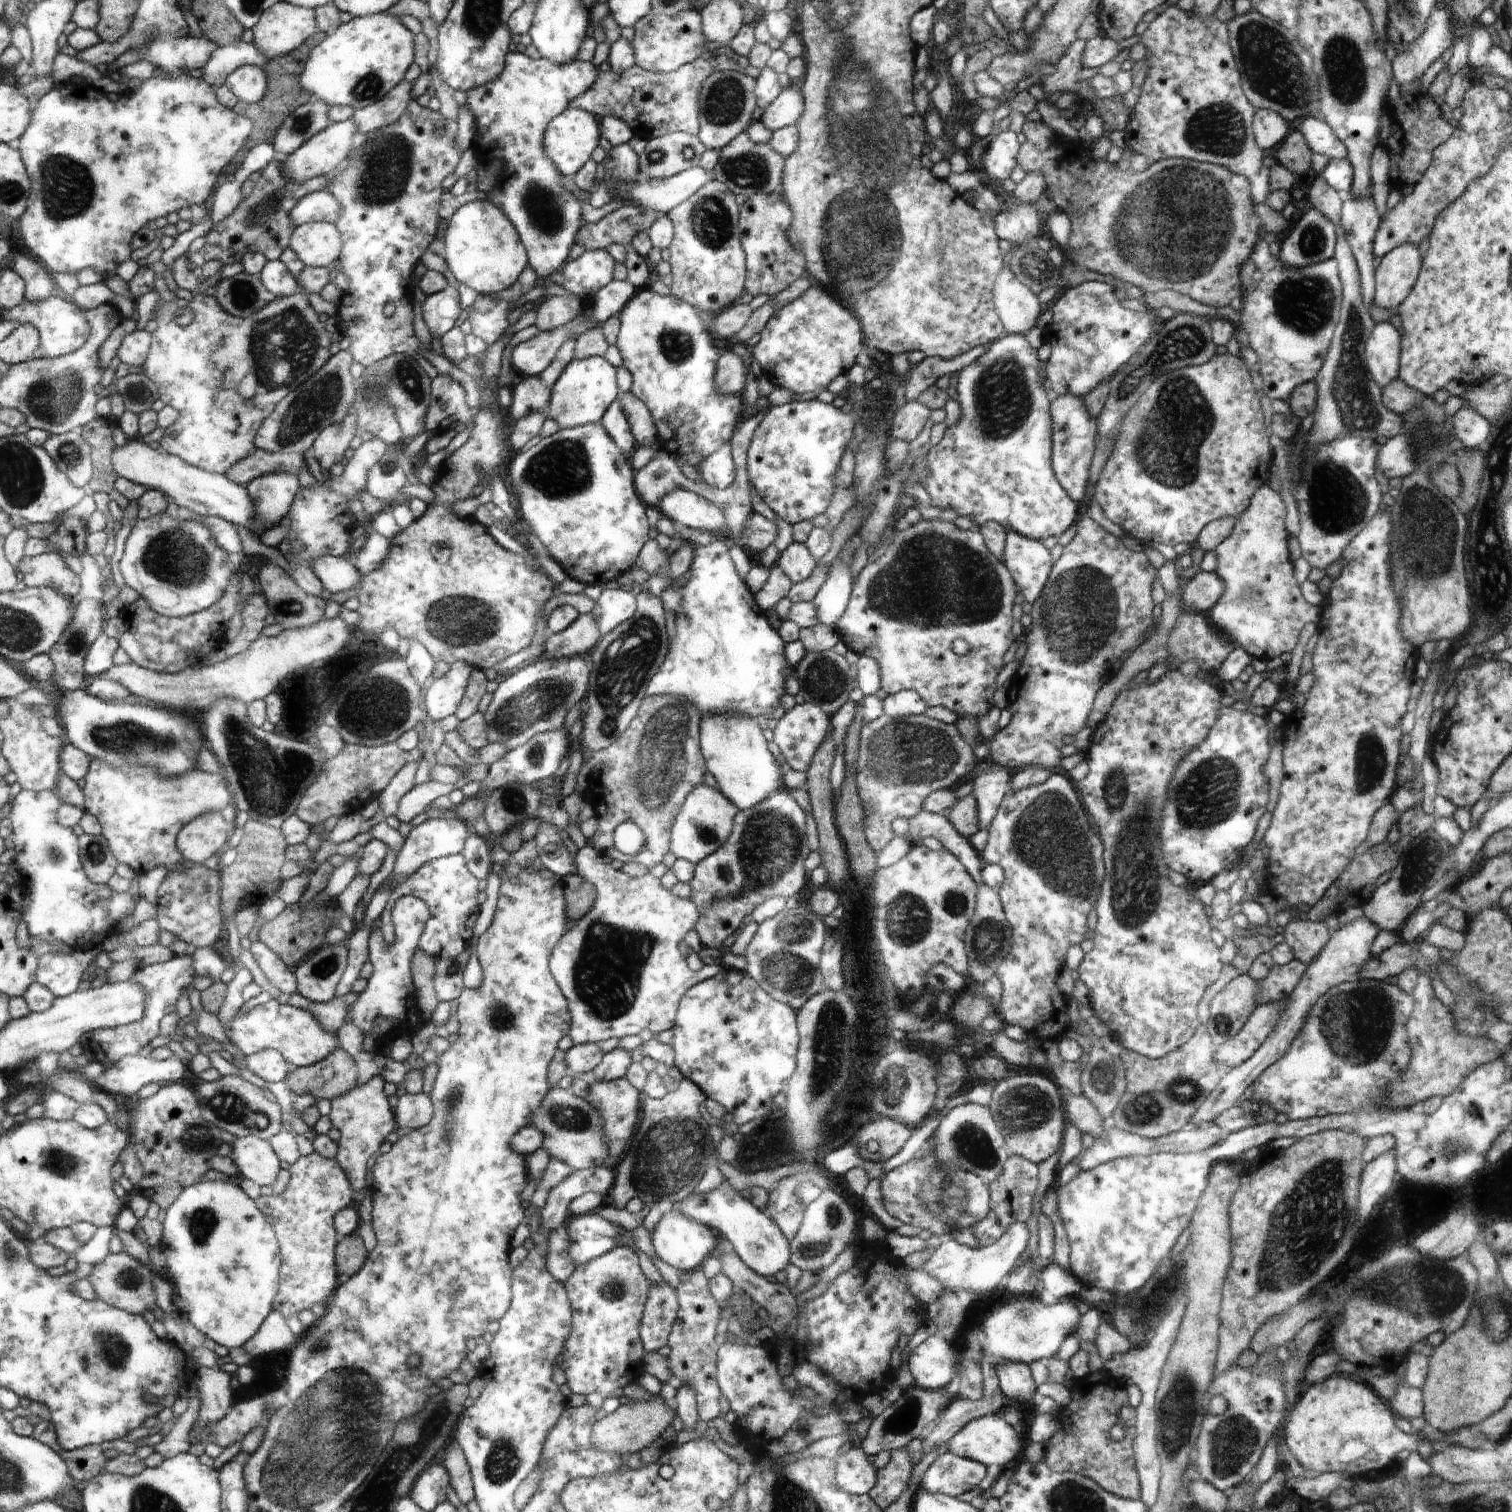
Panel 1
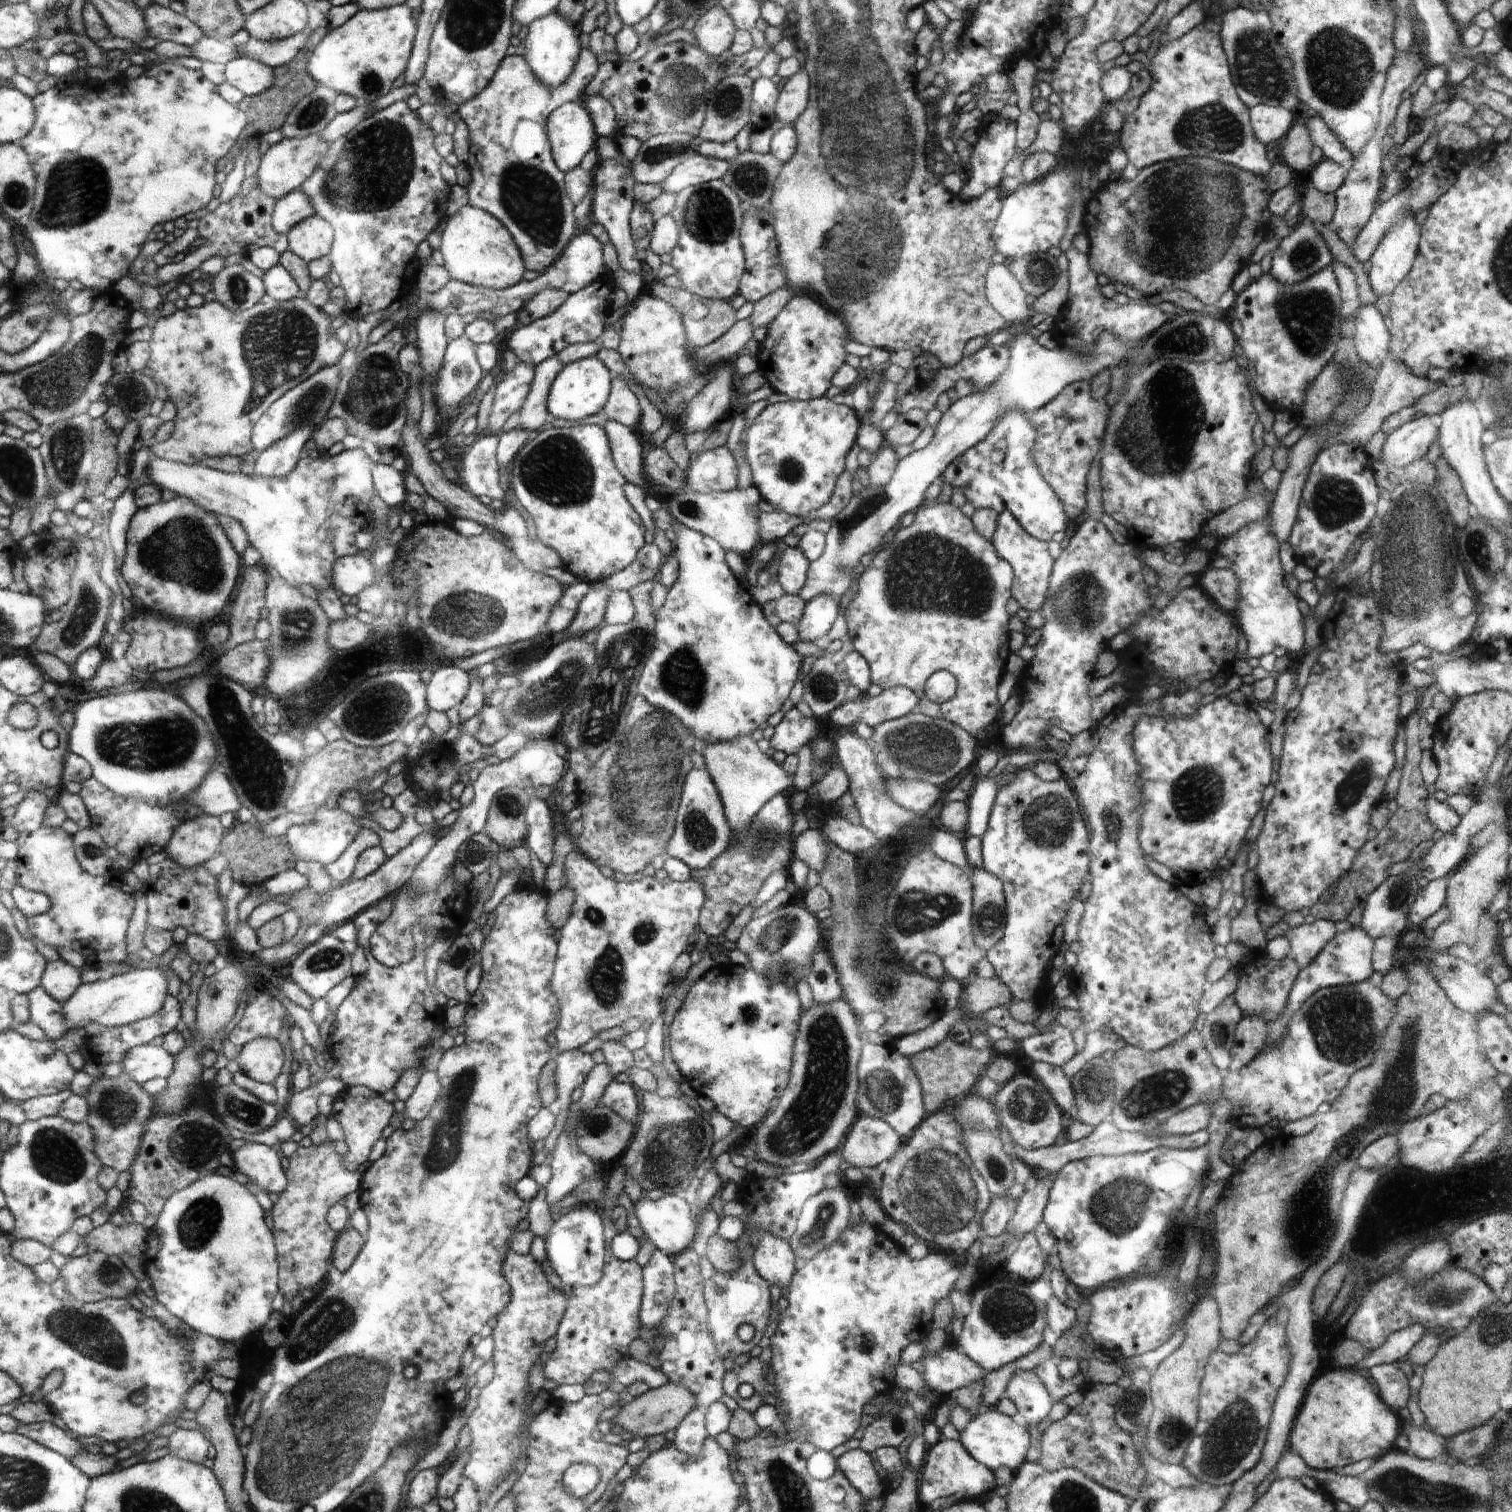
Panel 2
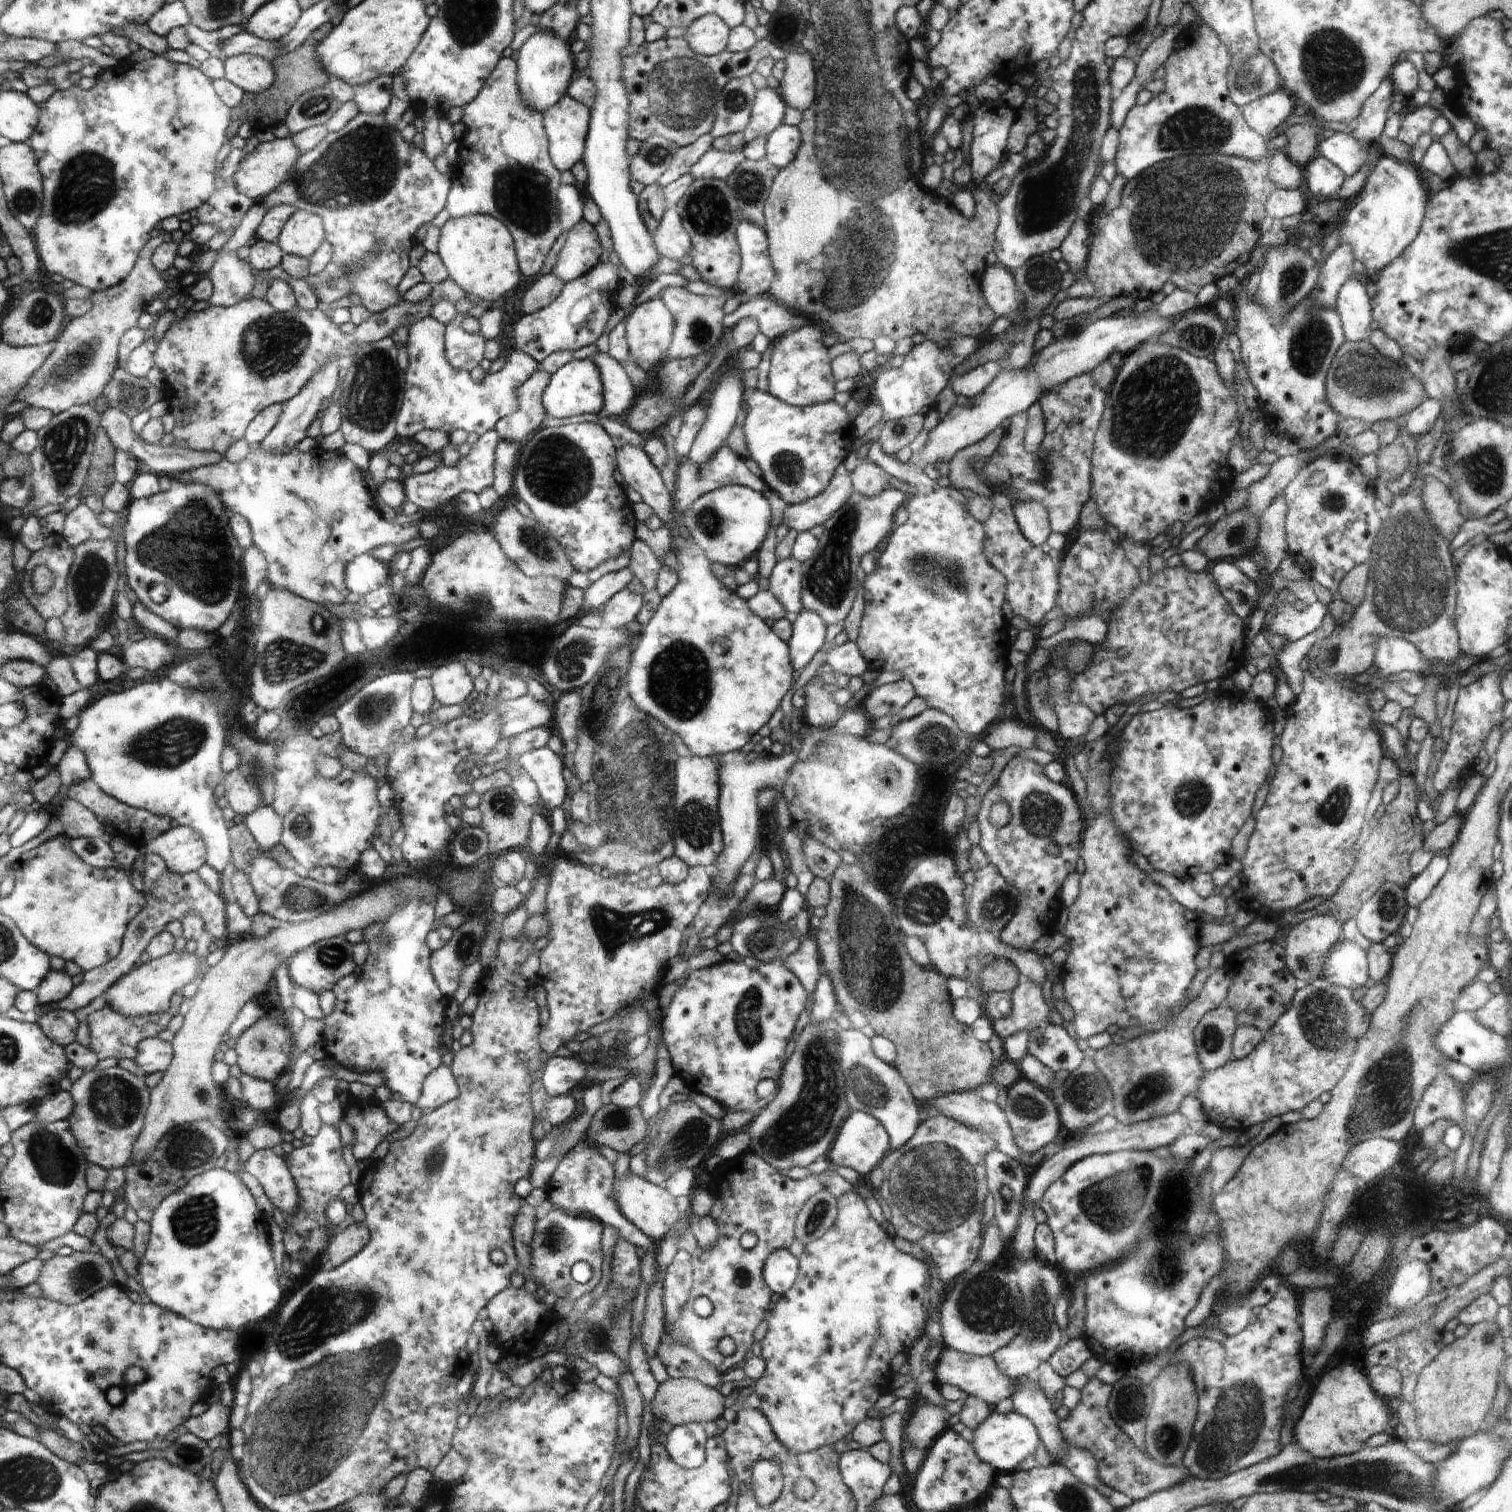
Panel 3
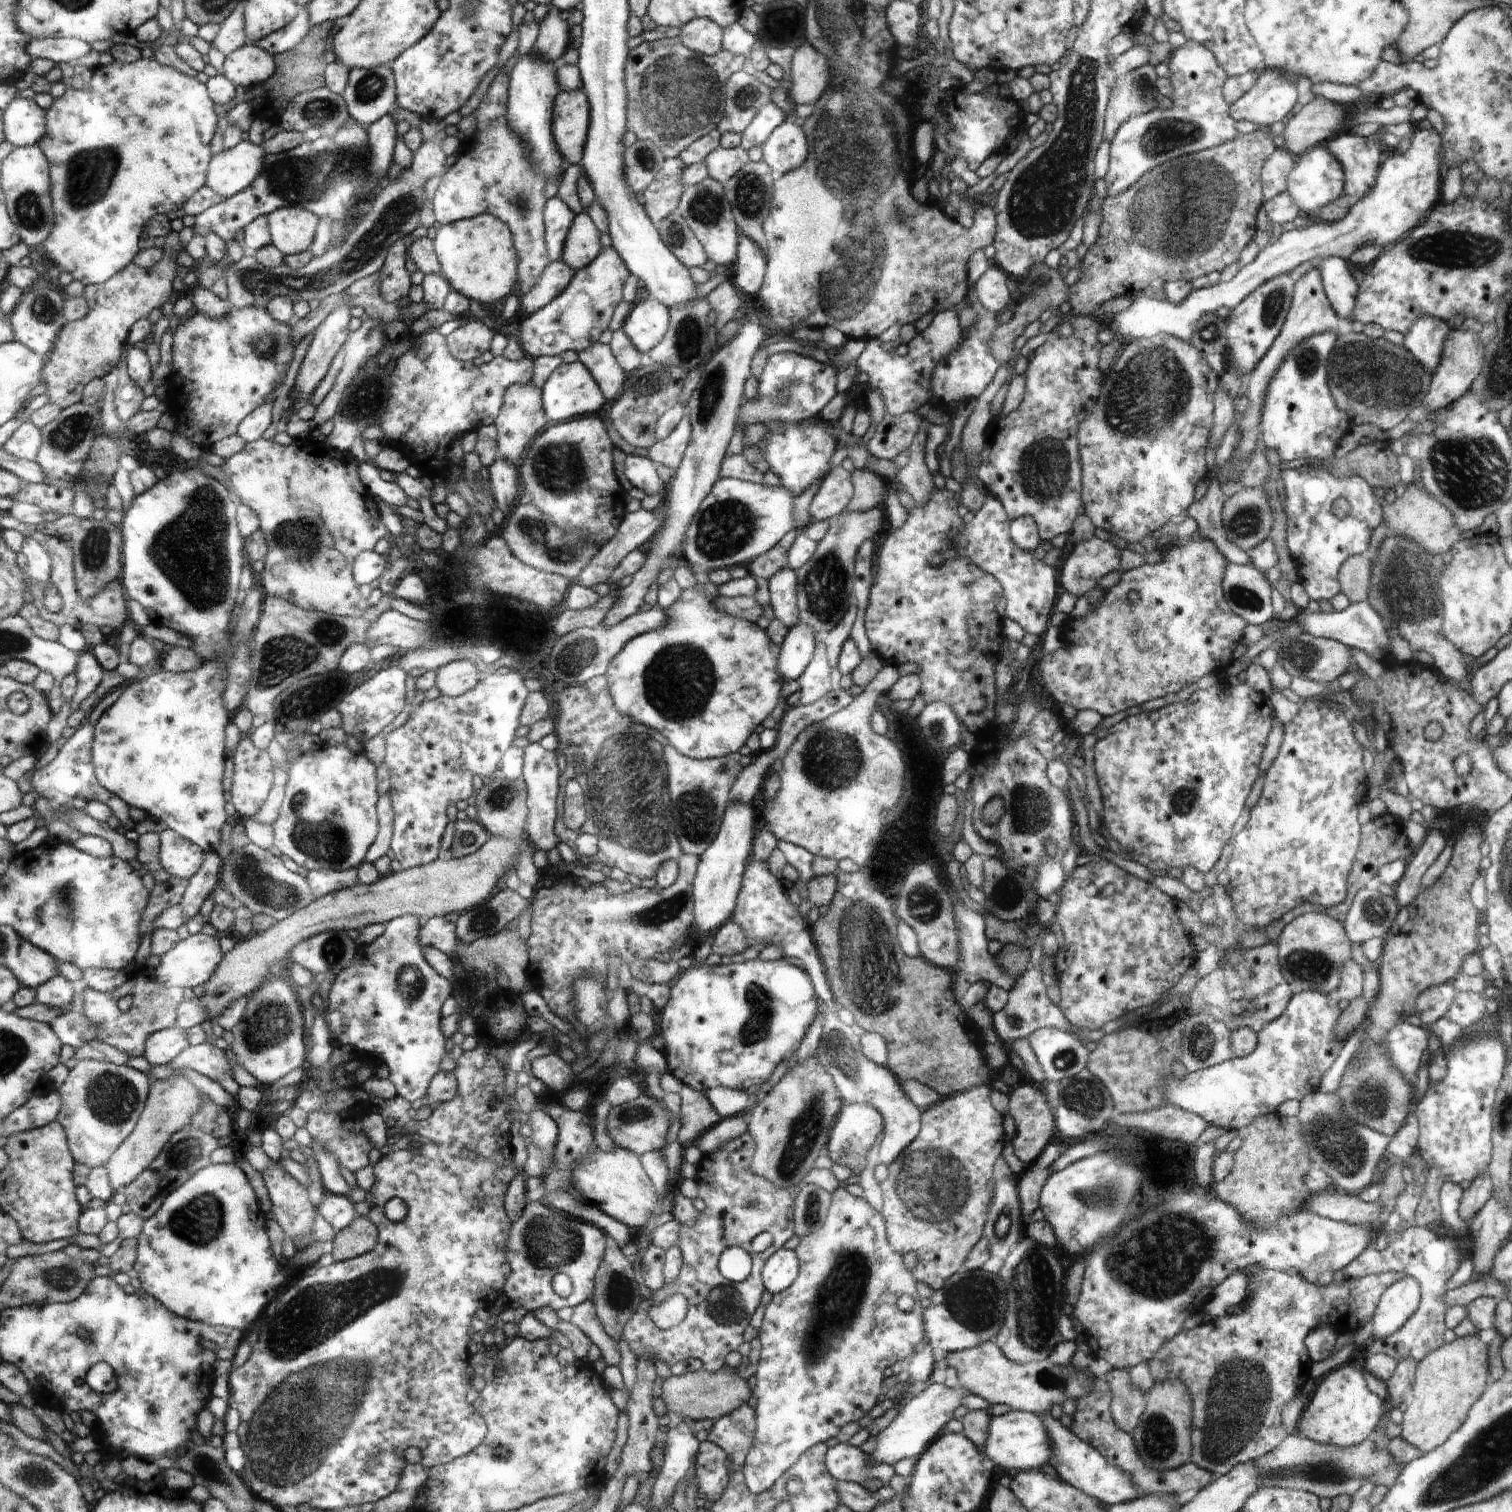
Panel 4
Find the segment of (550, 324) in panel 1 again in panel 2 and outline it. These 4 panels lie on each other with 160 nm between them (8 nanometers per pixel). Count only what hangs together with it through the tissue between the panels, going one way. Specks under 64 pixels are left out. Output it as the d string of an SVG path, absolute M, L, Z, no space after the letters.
M546 289L535 294L518 312L522 326L552 314L569 297L566 291Z

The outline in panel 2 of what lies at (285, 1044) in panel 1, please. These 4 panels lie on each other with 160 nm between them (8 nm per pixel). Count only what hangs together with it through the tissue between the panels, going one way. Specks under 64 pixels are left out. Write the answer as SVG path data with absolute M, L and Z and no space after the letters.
M268 992L258 993L258 997L247 1004L242 1019L226 1039L242 1048L258 1037L278 1038L289 1015L278 999Z

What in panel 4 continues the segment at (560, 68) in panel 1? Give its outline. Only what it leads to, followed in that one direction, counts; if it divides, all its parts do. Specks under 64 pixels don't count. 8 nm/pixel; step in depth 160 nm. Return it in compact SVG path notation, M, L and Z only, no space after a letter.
M501 71L496 74L474 113L477 118L477 131L473 138L475 143L471 149L461 150L452 167L442 174L432 204L436 220L442 225L486 213L502 219L509 226L519 260L516 291L520 296L536 288L545 272L544 268L549 266L544 219L547 178L533 167L530 153L521 138L509 127L509 78Z

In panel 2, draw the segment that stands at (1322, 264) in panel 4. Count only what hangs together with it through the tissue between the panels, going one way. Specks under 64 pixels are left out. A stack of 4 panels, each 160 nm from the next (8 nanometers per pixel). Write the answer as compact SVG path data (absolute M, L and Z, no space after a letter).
M1361 304L1355 318L1353 341L1360 360L1373 369L1380 370L1386 353L1390 350L1391 334L1380 311L1374 304Z

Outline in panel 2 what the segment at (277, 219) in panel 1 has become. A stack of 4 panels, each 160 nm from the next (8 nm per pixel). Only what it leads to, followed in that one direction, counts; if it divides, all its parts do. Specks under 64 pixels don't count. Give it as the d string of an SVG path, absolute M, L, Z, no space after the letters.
M257 176L246 177L243 180L240 192L220 206L214 212L206 212L199 220L197 231L204 237L203 245L198 248L189 250L184 259L178 263L168 263L159 266L152 274L152 278L160 284L168 284L172 280L187 278L189 273L199 268L199 266L208 259L217 255L223 259L227 256L244 256L249 255L255 248L270 247L279 255L286 252L289 248L289 239L287 233L279 233L273 227L273 210L276 208L277 199L267 195L260 186Z

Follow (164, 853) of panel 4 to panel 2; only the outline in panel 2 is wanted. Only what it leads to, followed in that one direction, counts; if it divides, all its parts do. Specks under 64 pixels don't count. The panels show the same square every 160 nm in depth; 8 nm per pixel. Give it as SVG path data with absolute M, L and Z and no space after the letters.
M214 815L186 818L181 823L182 826L177 826L178 834L173 834L165 851L180 866L200 866L200 862L216 854L218 844L223 841L224 828Z

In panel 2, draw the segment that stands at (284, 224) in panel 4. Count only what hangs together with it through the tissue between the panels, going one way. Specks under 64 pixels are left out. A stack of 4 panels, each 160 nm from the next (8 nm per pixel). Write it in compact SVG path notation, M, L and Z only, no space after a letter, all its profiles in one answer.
M317 215L308 217L288 232L289 248L307 263L328 255L333 246L333 227Z

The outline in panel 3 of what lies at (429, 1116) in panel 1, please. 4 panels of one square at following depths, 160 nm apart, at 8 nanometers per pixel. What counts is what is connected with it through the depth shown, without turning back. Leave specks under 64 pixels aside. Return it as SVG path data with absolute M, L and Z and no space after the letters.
M438 1066L424 1082L420 1100L416 1102L416 1114L422 1110L436 1110L439 1106L453 1101L458 1096L459 1088L449 1066Z

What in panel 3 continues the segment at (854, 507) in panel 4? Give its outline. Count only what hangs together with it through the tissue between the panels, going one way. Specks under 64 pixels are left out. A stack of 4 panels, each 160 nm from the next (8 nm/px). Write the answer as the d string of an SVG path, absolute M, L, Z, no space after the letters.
M870 460L859 462L851 472L853 487L860 494L873 497L890 487L892 477Z

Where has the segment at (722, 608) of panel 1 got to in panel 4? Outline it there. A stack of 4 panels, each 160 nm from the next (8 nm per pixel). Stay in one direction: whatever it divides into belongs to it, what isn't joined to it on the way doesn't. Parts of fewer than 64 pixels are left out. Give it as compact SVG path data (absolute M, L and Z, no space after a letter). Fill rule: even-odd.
M626 455L624 472L632 486L641 488L646 495L661 494L664 497L667 486L662 482L657 469L650 457ZM700 583L692 588L683 590L682 594L676 599L676 602L670 608L664 609L667 612L667 623L629 640L624 645L624 648L614 657L606 672L610 694L614 698L616 708L622 714L626 714L626 716L630 716L636 722L661 732L670 740L670 745L677 751L681 751L683 755L702 760L720 758L730 753L738 753L738 750L746 744L746 738L756 730L756 726L760 726L762 720L774 710L774 706L779 704L780 688L782 688L782 682L784 682L780 671L777 669L781 647L773 642L773 639L764 632L763 628L758 628L761 622L750 623L747 620L733 617L724 612L724 610L720 610L713 599L715 597L711 599L705 595L704 585Z

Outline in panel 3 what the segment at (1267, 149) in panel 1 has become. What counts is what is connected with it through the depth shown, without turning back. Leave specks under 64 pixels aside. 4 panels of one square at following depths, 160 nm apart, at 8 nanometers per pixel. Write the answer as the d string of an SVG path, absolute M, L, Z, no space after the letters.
M1287 90L1276 91L1264 98L1240 107L1245 121L1260 136L1270 139L1286 124L1286 119L1295 110L1297 100Z

